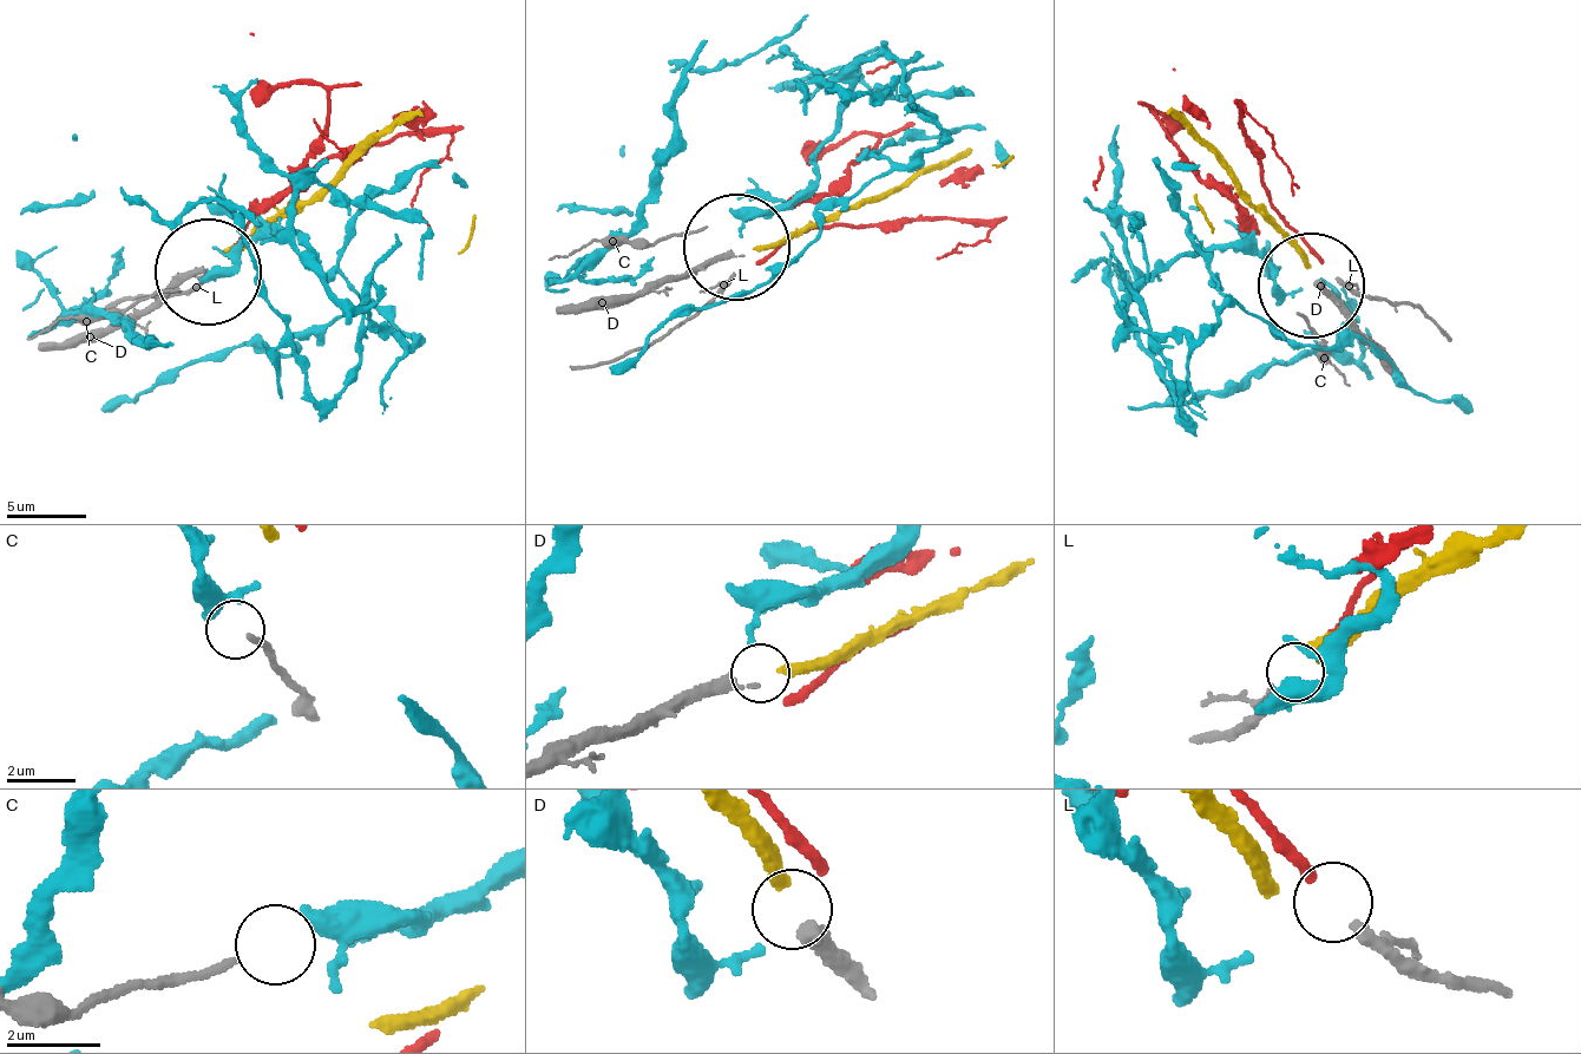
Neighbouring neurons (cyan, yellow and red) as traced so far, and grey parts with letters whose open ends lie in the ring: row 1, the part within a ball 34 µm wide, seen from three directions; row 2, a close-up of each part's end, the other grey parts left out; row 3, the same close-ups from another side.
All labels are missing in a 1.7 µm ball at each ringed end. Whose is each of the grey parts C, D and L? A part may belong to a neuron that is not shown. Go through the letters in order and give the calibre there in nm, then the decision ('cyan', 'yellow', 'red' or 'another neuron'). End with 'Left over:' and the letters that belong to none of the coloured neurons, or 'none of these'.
C: calibre 160 nm; another neuron
D: calibre 120 nm; yellow
L: calibre 180 nm; red
Left over: C

